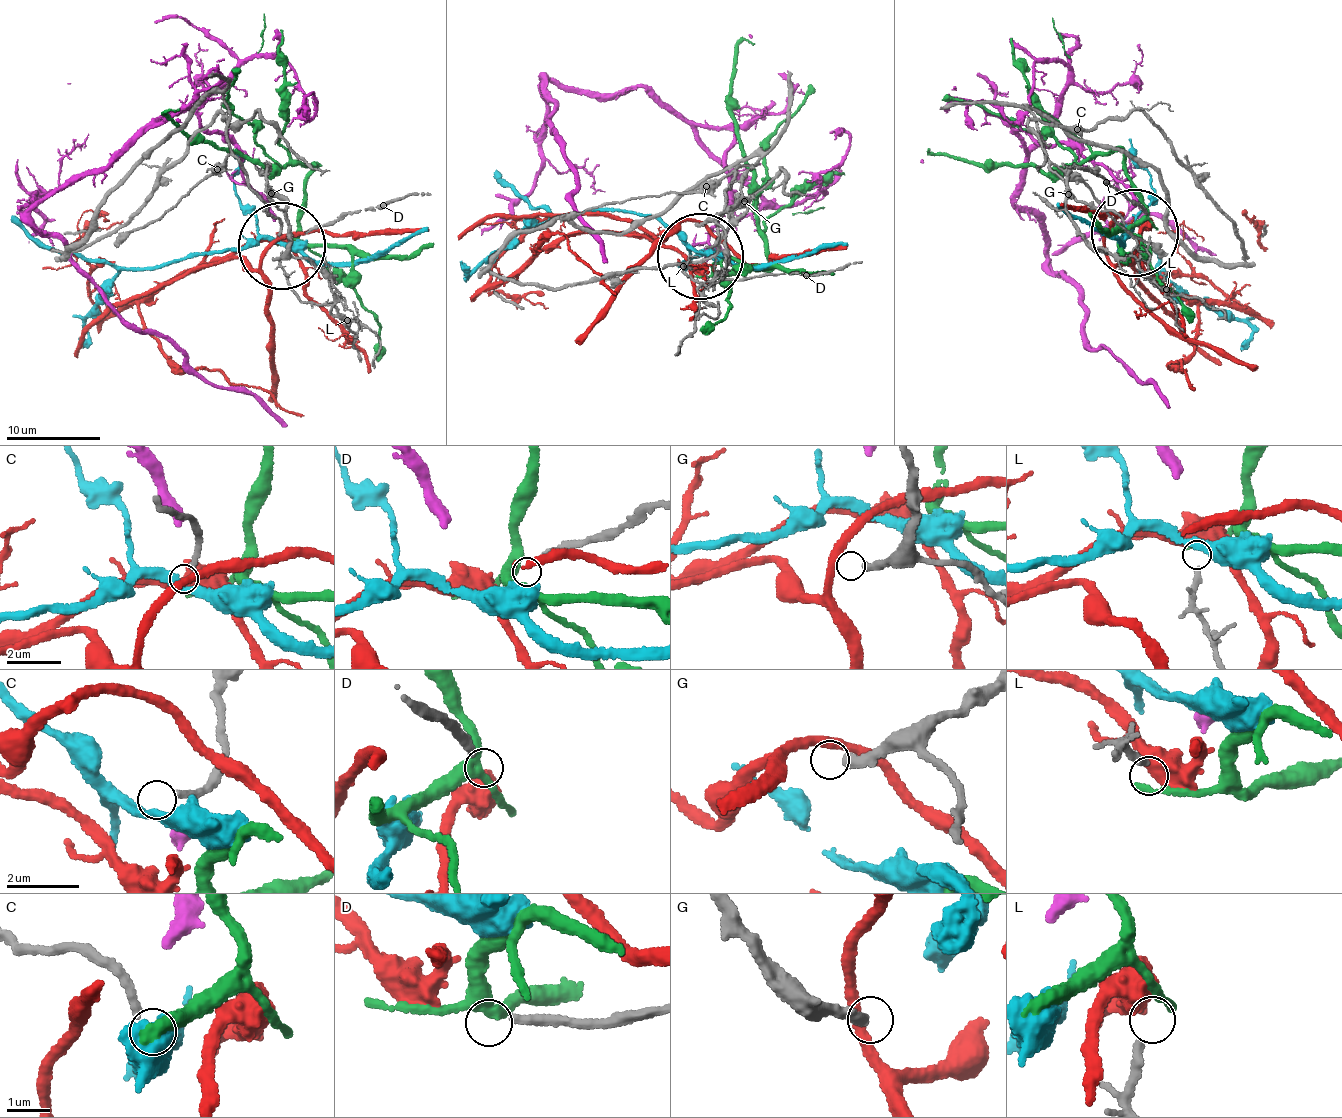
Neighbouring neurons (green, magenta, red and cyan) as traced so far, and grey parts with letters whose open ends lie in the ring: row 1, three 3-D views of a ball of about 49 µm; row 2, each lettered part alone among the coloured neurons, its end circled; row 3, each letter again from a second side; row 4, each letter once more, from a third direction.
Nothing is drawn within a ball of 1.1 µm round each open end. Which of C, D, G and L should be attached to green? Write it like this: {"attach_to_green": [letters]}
{"attach_to_green": []}

